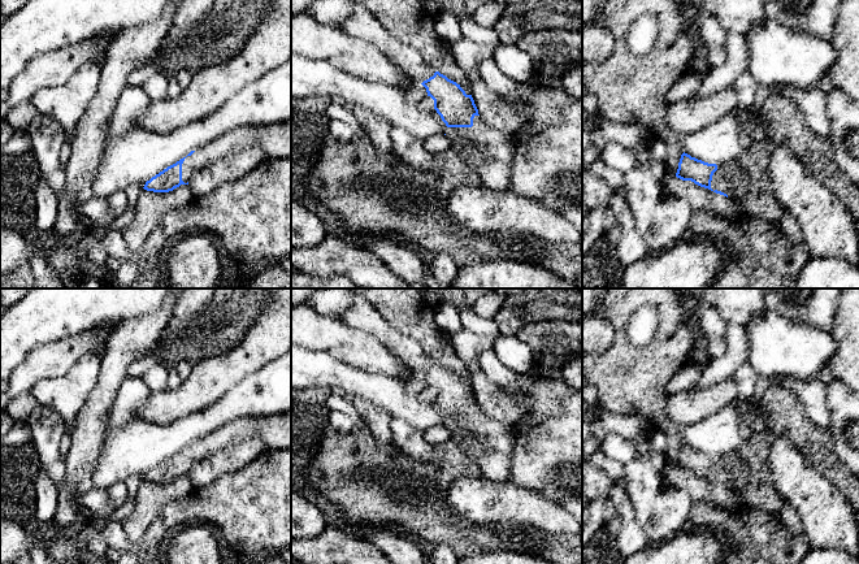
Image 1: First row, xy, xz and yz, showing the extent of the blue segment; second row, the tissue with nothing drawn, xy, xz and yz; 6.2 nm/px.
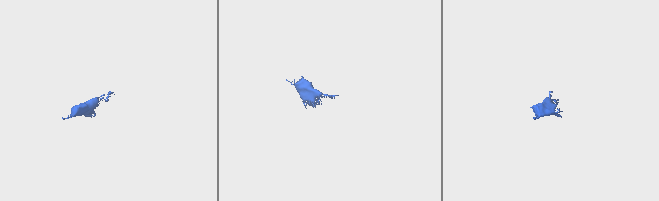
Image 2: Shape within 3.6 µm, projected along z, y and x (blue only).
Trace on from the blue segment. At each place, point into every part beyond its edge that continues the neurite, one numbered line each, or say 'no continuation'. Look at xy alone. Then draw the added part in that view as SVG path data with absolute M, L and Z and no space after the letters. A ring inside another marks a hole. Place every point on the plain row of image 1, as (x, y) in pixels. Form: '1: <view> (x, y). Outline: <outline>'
1: xy (274, 432). Outline: M291 411L237 418L220 430L195 441L182 455L182 472L187 474L200 460L225 448L231 441L242 438L256 438L268 450L291 448Z

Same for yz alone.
1: yz (730, 469). Outline: M732 451L717 456L712 467L711 480L721 482L729 490L739 493L749 483L749 465L745 463L739 451Z

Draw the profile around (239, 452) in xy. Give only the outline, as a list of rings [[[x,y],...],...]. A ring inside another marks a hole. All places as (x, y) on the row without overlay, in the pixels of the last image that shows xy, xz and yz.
[[[242,438],[231,441],[205,459],[200,460],[188,472],[188,478],[194,487],[209,485],[216,478],[243,469],[268,447],[256,438]]]

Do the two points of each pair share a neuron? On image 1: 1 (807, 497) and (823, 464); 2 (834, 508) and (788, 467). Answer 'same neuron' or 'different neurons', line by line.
1: different neurons
2: same neuron

